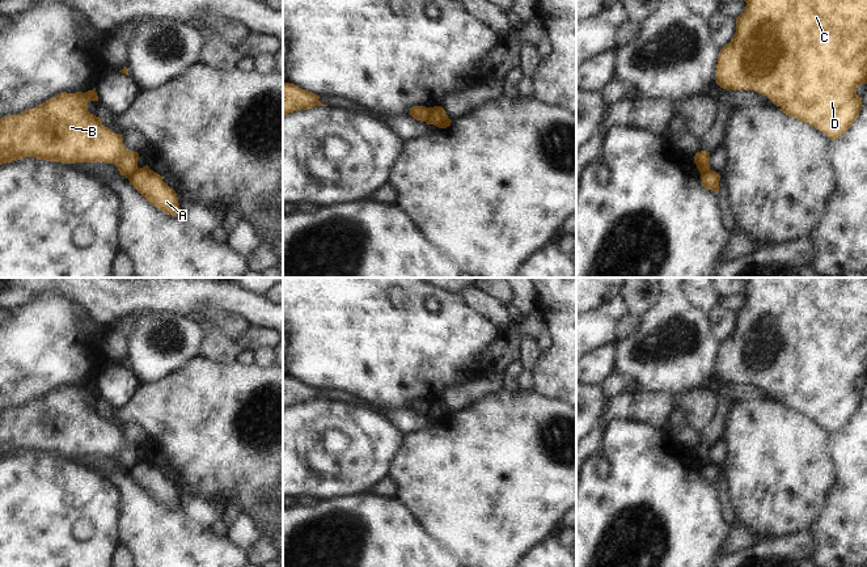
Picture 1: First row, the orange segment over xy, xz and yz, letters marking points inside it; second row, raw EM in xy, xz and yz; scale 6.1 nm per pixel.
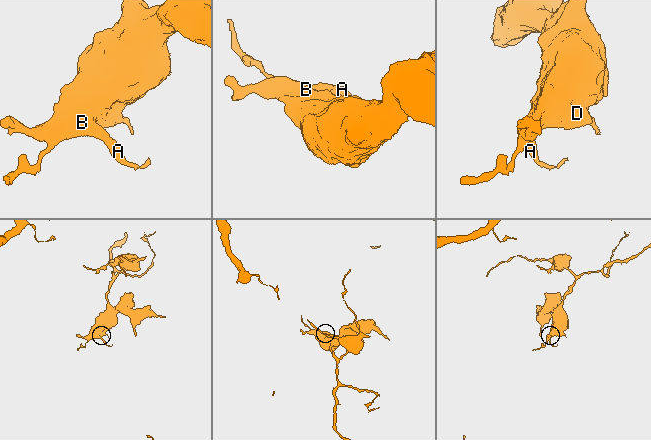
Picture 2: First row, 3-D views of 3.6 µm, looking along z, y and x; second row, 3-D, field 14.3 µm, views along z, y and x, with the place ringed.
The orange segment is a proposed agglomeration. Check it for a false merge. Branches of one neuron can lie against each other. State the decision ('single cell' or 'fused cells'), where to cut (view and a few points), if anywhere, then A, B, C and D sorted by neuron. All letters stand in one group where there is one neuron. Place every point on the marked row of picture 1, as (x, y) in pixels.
fused cells; cut xz (431, 108), (424, 121); groups A / B C D

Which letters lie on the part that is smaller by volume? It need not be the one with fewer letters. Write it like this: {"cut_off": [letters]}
{"cut_off": ["A"]}

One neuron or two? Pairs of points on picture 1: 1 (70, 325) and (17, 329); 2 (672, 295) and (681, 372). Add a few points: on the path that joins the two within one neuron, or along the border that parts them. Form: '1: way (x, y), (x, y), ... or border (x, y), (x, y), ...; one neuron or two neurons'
1: way (56, 325), (50, 329), (30, 329); one neuron
2: way (689, 314), (702, 331), (703, 342), (698, 352); one neuron

